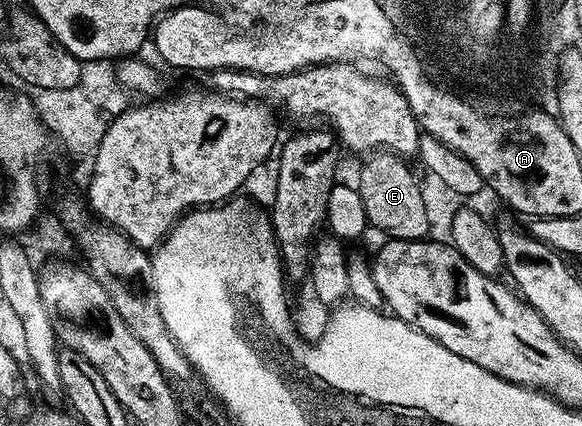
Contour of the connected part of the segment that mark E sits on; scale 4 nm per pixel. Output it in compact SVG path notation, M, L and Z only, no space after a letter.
M382 149L368 154L359 171L357 190L361 205L365 205L365 217L372 228L392 239L426 240L431 231L431 219L427 216L427 203L423 200L423 191L415 180L413 172L407 168L408 160L390 151Z

